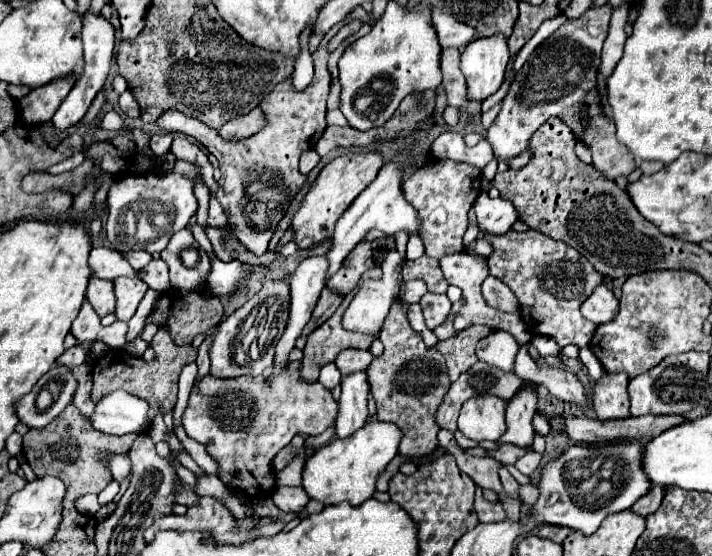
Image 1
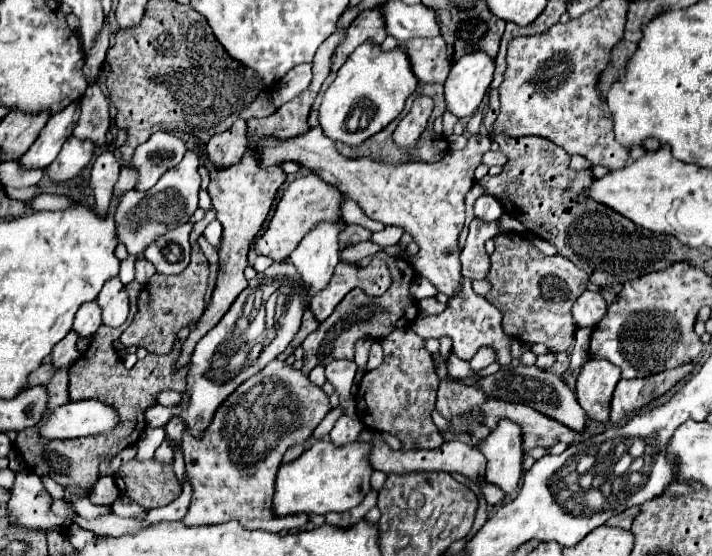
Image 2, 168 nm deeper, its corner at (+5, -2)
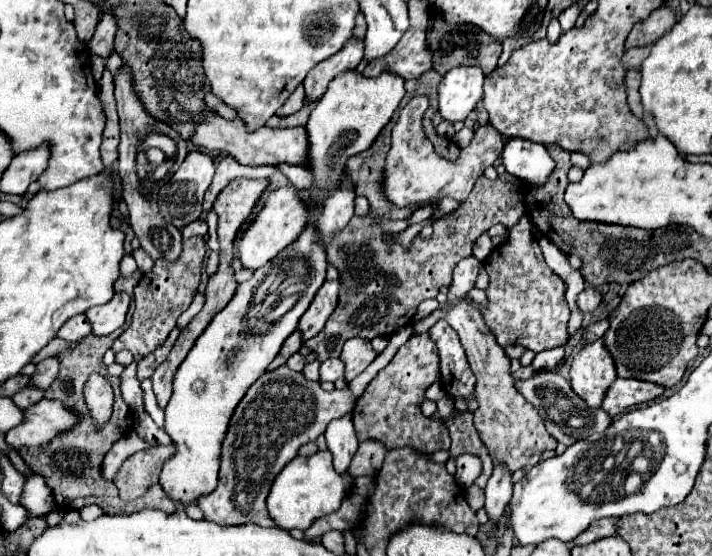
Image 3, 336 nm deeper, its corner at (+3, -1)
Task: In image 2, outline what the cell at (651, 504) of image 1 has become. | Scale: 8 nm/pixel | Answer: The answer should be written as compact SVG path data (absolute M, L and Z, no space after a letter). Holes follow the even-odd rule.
M638 508L624 510L622 514L612 516L612 518L606 522L606 526L614 526L614 528L624 528L624 530L628 530L628 528L632 526L632 518L634 518L634 514L638 514Z

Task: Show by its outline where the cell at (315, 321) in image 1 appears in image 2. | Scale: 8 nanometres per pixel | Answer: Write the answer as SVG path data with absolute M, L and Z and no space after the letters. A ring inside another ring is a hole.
M306 310L306 314L304 314L304 318L302 318L302 326L300 326L300 330L298 330L298 334L294 336L294 340L288 344L288 348L278 356L280 360L284 360L286 356L290 356L302 342L304 342L304 338L308 336L308 334L312 334L314 330L318 328L318 322L316 322L316 318L312 318L312 314Z

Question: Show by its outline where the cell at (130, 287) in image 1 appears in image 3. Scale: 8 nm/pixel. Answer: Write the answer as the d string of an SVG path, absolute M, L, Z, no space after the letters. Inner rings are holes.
M114 293L114 297L108 303L88 309L86 315L92 323L92 333L94 335L114 333L118 327L124 325L128 307L130 307L130 297L126 293Z

